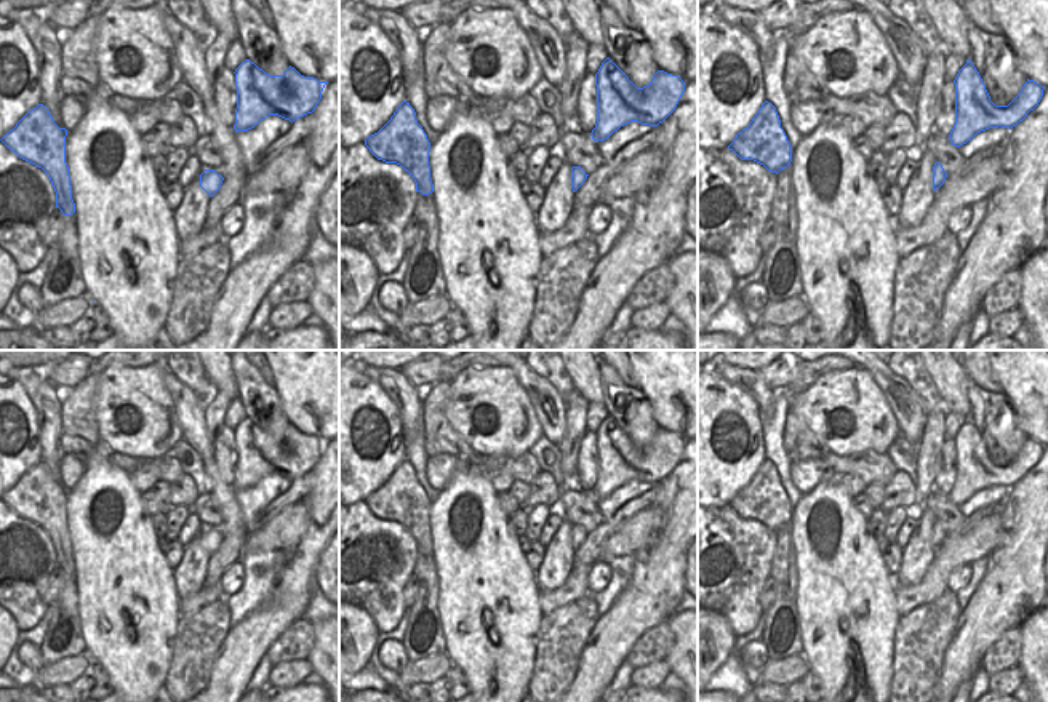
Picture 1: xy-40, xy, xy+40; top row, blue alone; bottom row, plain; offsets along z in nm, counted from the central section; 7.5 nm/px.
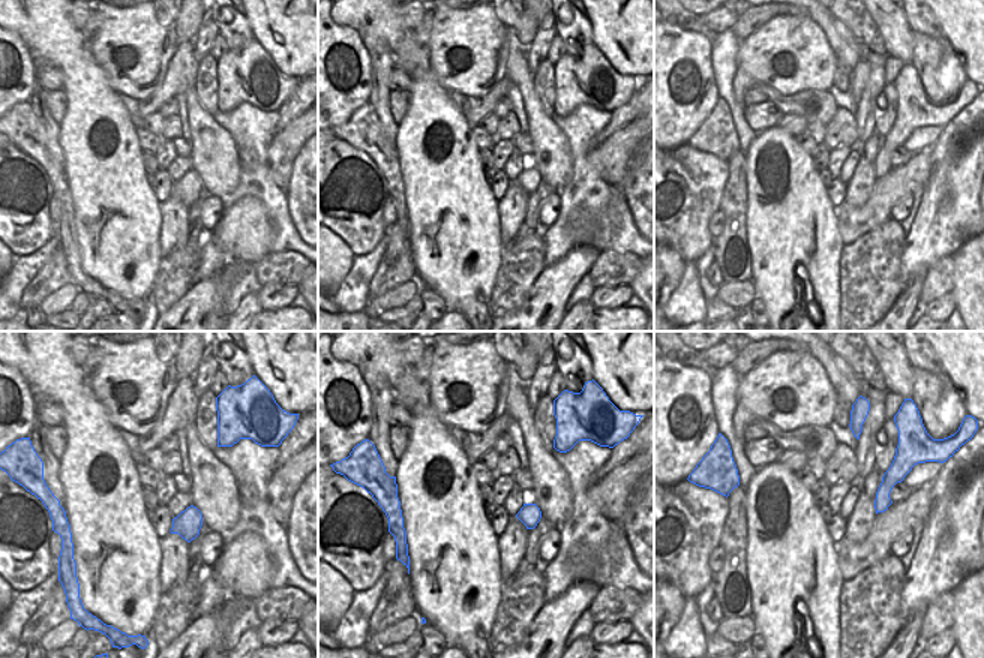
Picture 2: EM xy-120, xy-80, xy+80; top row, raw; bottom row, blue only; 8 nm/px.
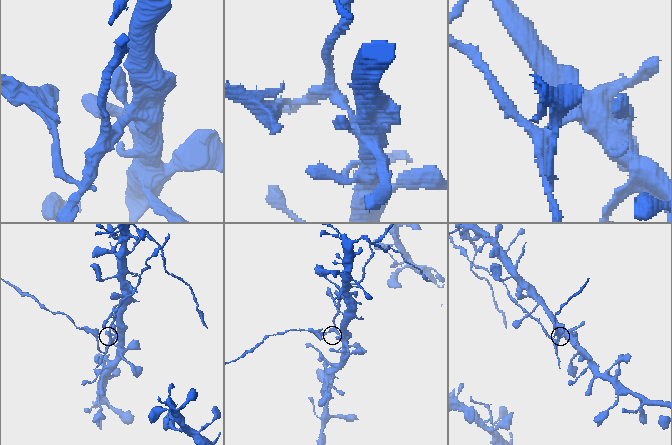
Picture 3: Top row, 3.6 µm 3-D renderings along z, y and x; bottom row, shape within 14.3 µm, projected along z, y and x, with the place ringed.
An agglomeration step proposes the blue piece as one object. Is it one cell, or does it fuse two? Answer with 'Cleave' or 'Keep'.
Cleave

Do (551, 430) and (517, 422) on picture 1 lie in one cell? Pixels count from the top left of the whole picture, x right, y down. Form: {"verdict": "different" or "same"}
{"verdict": "different"}

